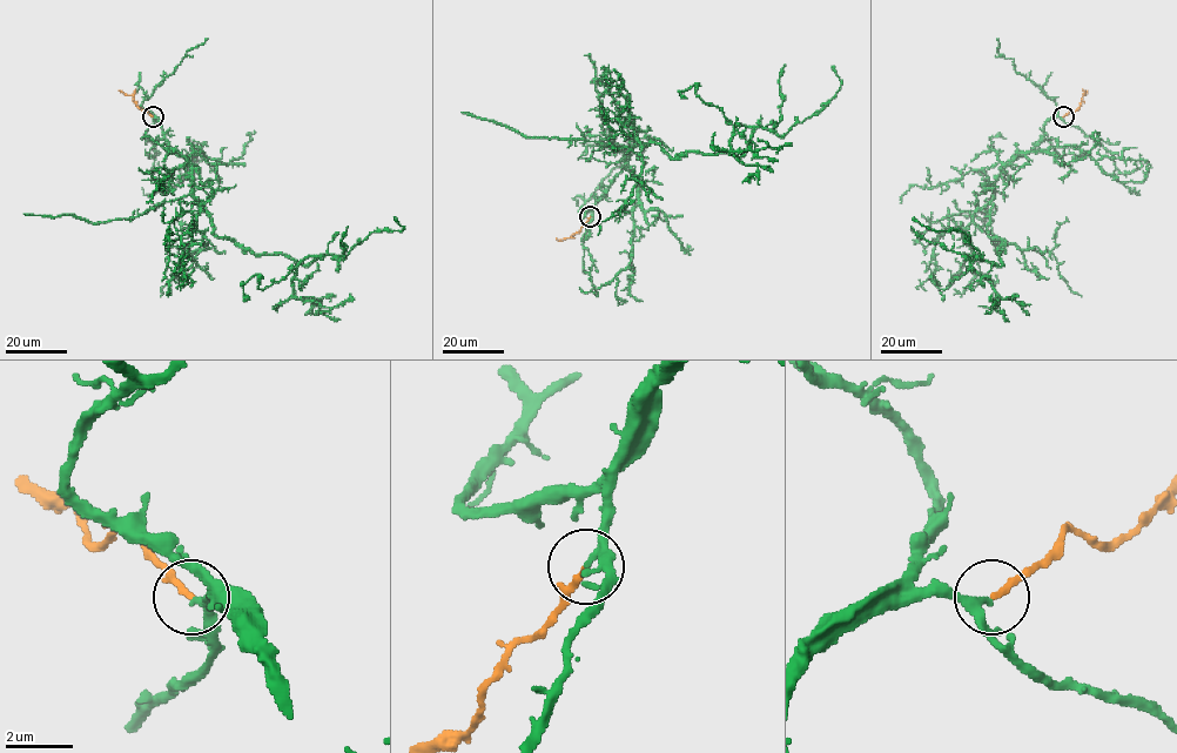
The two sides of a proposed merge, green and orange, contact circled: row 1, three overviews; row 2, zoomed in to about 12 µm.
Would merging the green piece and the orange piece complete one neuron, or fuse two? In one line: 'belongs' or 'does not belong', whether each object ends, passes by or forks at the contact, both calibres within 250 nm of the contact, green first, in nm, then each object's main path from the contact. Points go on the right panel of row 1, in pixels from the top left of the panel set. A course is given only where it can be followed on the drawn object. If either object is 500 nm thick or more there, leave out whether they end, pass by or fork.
belongs; green passes by; orange ends there; 200 nm thick on the green side, 200 nm on the other; green runs (1063, 118), (995, 181), (987, 232), (1004, 240), (1001, 266), (974, 255), (963, 233), (912, 217); orange runs (1063, 118), (1081, 106), (1084, 91)

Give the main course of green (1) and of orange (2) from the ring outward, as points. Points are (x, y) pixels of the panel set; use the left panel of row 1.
1: (153, 118), (187, 159), (213, 232), (255, 255), (304, 266), (345, 255), (371, 233), (403, 229), (395, 217)
2: (153, 118), (138, 106), (132, 95), (119, 91)

